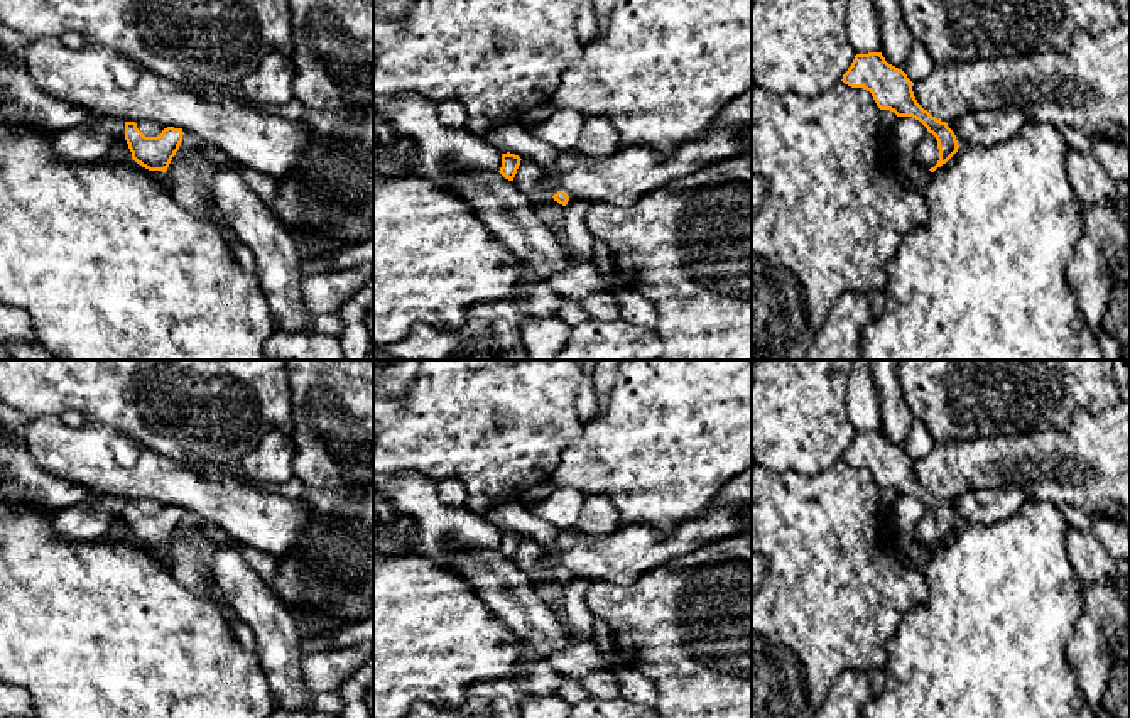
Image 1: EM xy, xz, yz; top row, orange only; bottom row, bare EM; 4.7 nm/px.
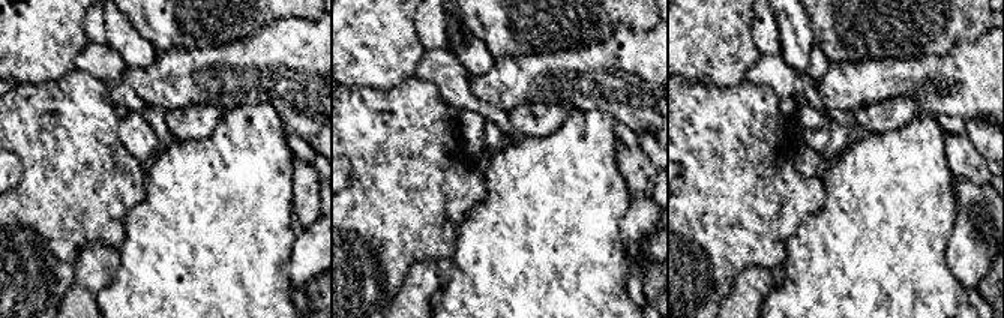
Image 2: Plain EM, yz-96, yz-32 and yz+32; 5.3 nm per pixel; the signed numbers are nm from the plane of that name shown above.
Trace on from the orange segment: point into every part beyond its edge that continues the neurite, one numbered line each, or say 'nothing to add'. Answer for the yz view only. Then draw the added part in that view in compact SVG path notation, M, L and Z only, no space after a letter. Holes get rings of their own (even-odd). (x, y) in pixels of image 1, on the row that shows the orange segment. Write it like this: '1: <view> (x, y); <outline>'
nothing to add

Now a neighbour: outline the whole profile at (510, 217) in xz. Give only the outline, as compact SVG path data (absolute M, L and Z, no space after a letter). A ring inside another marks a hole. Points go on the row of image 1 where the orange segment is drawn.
M459 172L448 188L473 206L488 231L524 264L530 279L547 282L574 265L559 230L541 221L535 204L500 172Z

